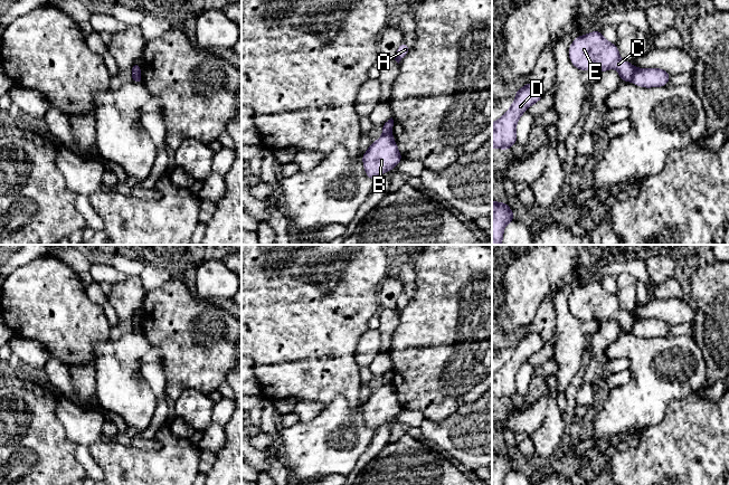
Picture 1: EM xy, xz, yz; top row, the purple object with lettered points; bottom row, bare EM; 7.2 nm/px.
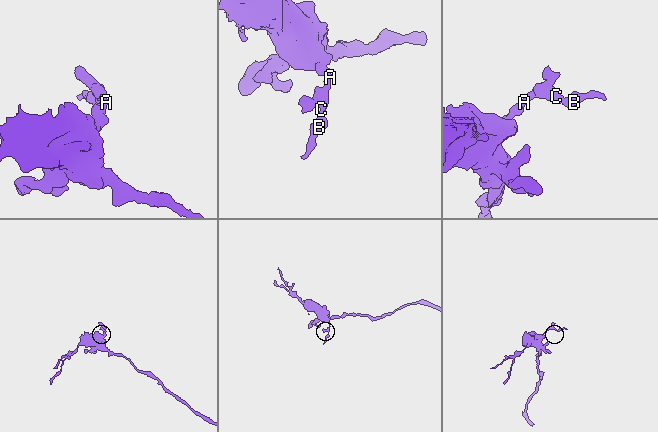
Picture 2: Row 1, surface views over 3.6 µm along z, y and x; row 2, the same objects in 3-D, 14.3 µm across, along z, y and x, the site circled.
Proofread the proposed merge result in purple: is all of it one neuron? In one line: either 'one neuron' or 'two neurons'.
two neurons

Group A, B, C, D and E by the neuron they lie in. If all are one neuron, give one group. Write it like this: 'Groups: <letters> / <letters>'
Groups: A C D E / B

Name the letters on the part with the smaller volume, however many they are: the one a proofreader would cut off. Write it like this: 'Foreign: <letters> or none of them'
Foreign: B

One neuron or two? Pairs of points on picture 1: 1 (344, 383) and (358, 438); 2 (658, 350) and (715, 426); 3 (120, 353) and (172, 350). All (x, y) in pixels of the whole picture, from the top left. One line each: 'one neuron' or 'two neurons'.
1: two neurons
2: two neurons
3: two neurons

